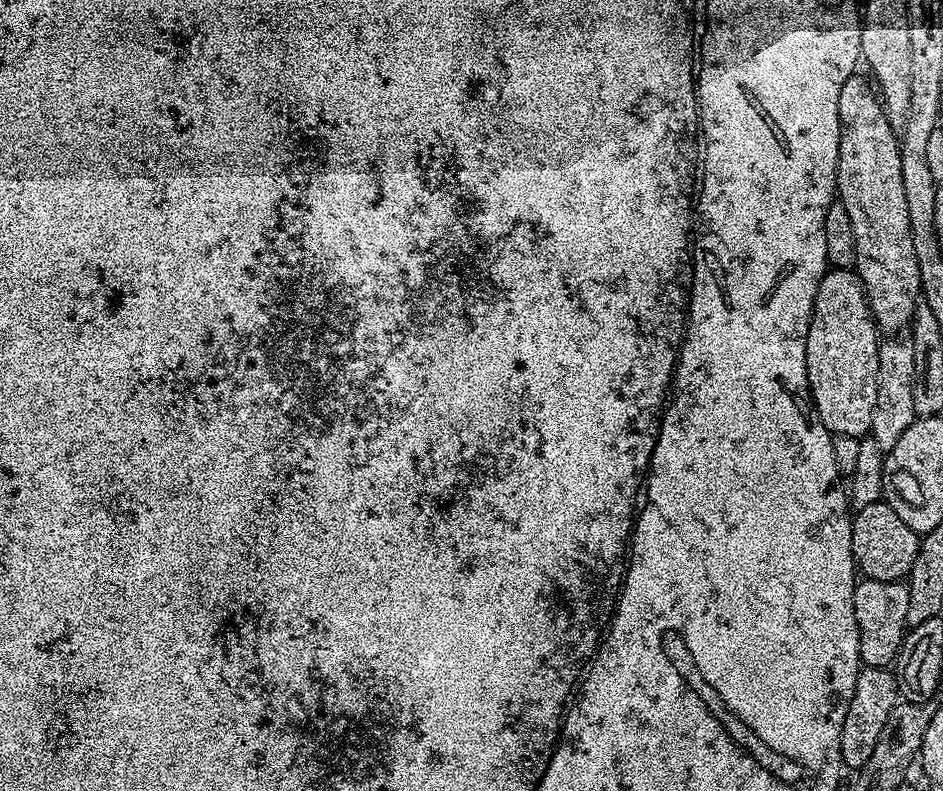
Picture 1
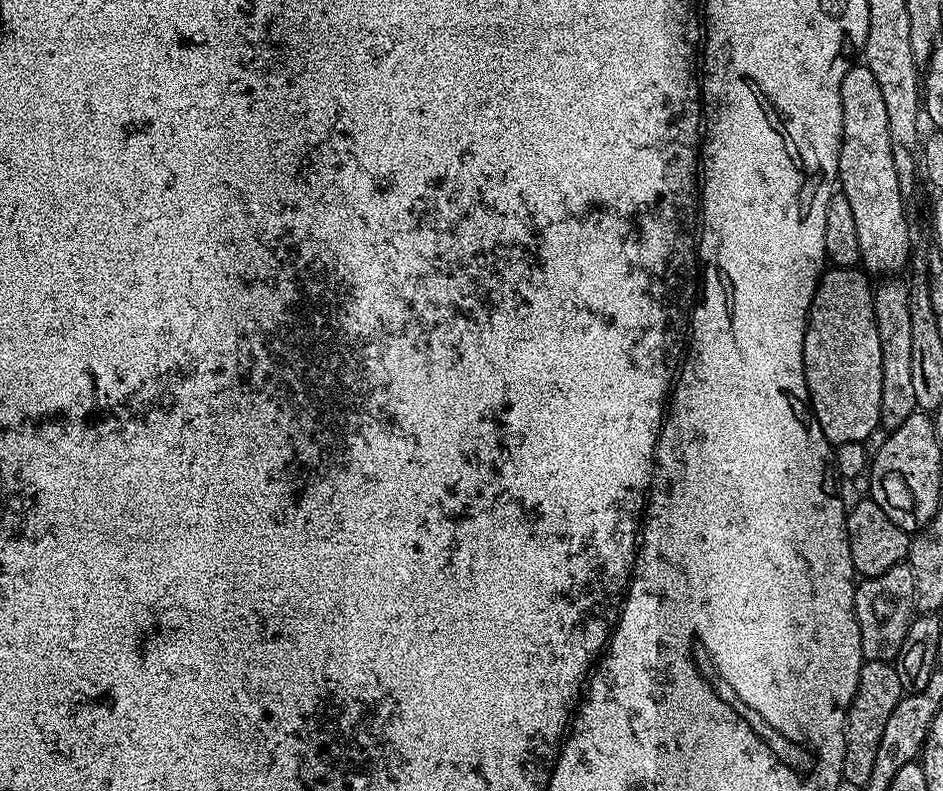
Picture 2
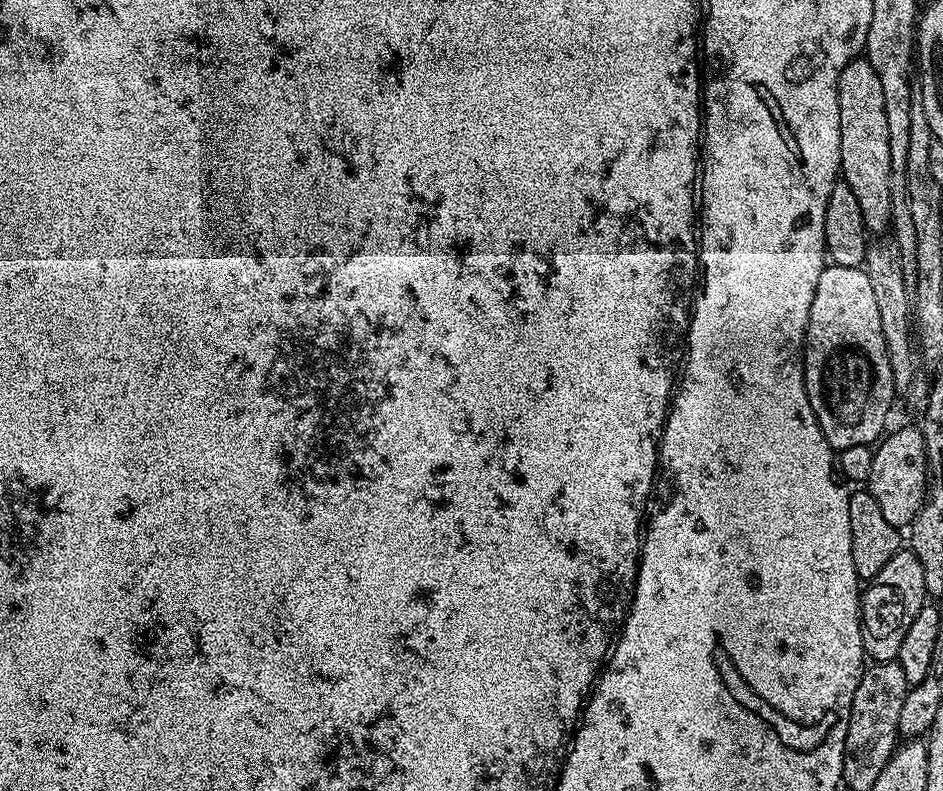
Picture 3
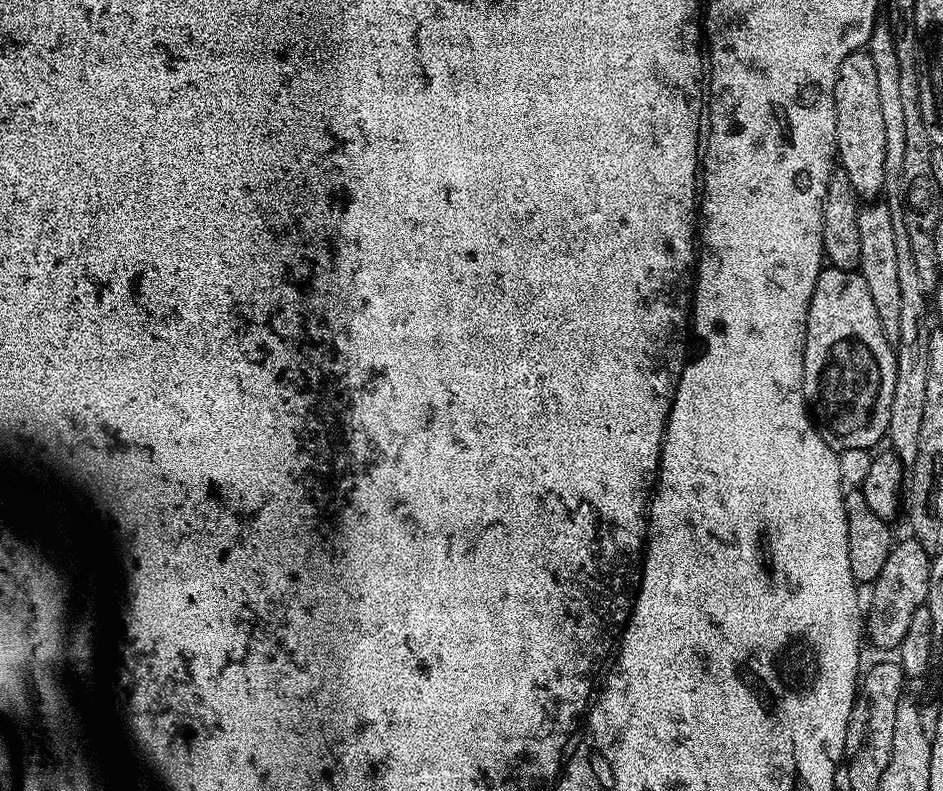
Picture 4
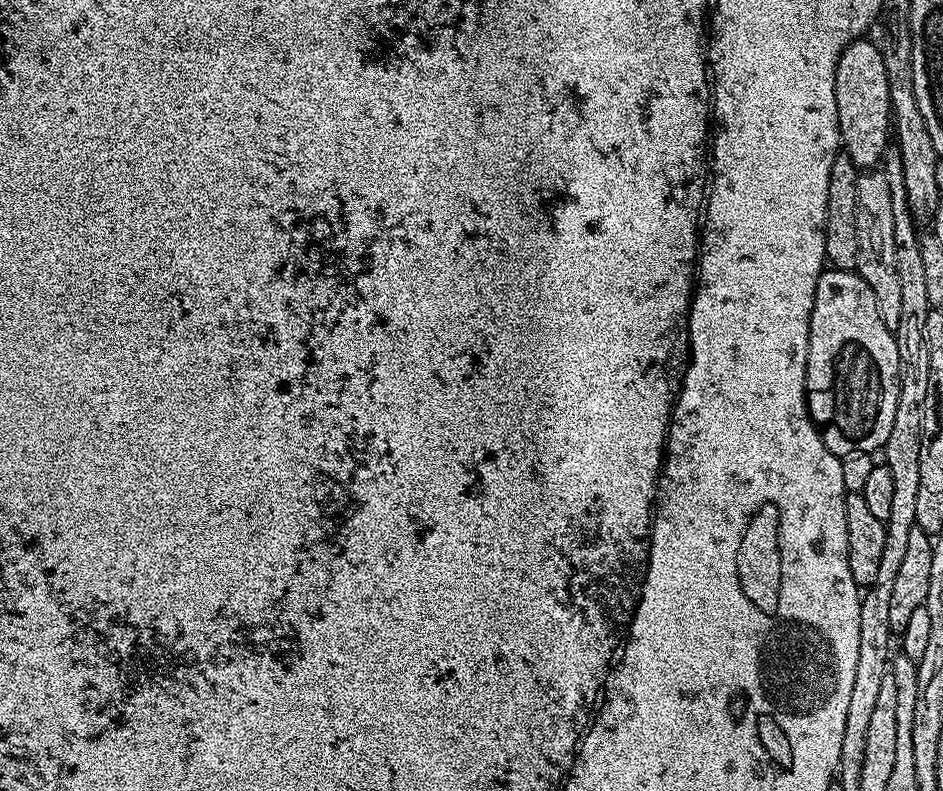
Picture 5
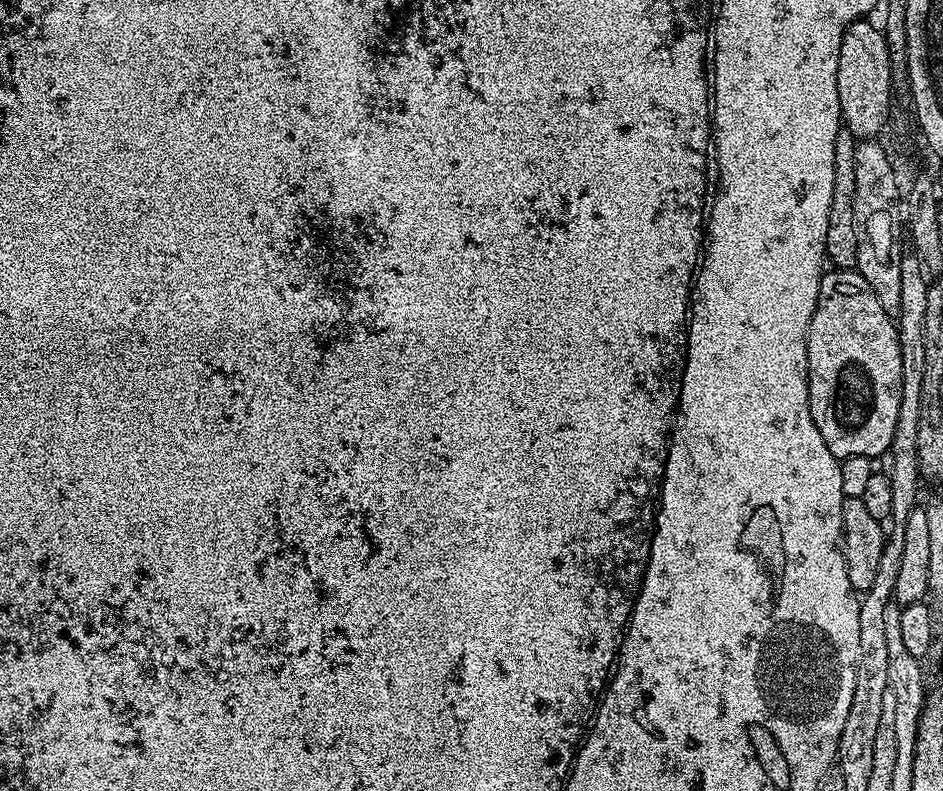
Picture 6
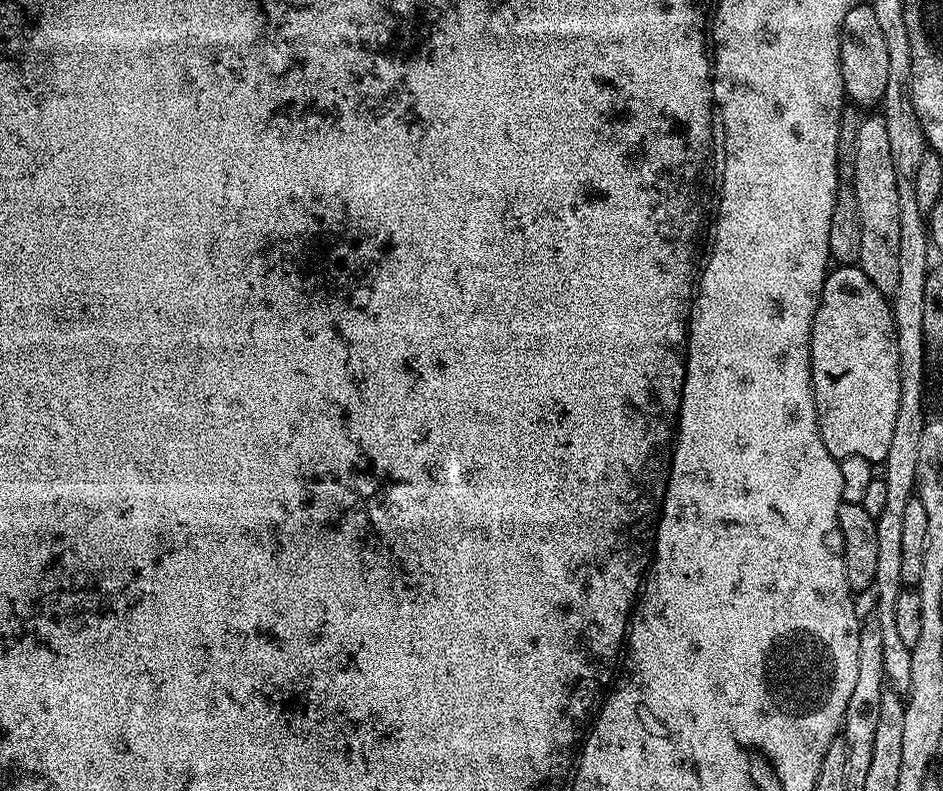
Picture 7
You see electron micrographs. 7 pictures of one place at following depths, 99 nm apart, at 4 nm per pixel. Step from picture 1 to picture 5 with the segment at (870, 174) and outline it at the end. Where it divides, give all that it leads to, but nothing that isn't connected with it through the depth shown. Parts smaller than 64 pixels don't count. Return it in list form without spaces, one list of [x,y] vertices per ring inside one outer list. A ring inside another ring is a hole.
[[[861,38],[844,48],[844,53],[838,58],[834,98],[838,102],[838,126],[843,155],[850,157],[857,169],[875,169],[890,147],[892,128],[890,86],[886,82],[886,62],[879,43],[871,44],[868,38]]]

